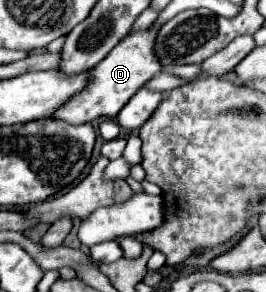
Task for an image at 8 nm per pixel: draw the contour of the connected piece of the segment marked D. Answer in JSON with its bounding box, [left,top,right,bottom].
[53,29,163,123]

